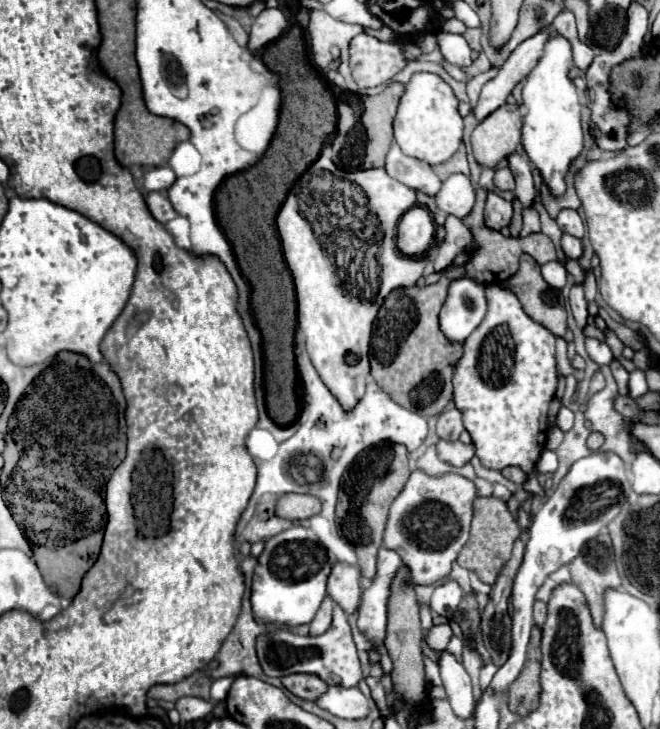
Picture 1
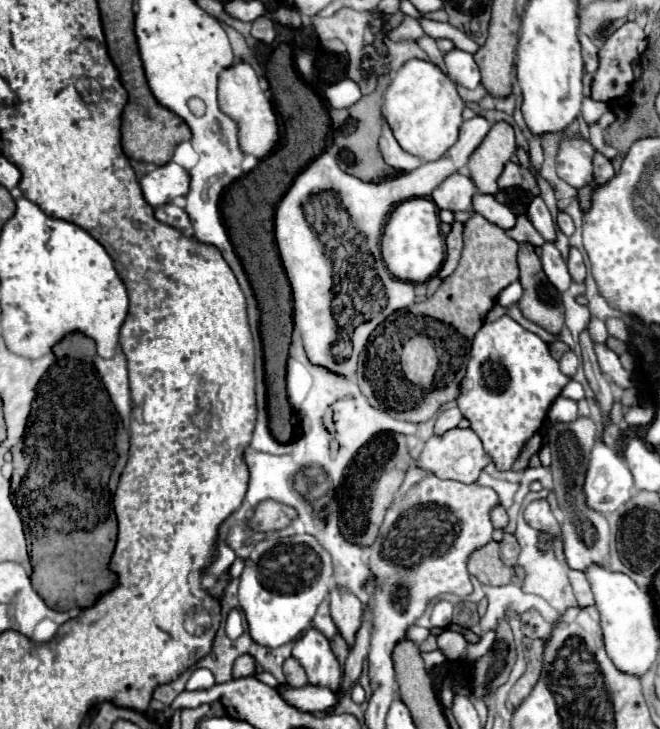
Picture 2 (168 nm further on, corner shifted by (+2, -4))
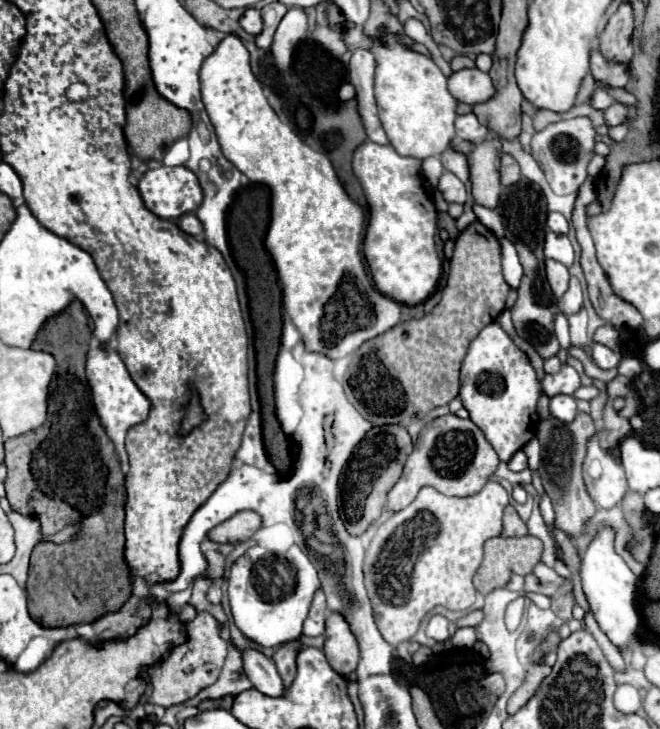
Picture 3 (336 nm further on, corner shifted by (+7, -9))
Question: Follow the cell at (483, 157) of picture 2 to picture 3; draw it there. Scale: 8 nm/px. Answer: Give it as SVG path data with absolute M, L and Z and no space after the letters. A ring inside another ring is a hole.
M488 139L484 145L476 145L468 155L472 165L472 197L478 205L496 209L502 185L500 185L500 139Z

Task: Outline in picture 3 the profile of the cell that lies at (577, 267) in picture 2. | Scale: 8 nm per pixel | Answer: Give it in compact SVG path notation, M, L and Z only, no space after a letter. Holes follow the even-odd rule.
M576 277L570 279L570 287L568 287L568 291L564 293L564 297L560 297L558 307L560 307L560 311L566 313L566 315L578 313L578 311L582 309L582 289L580 289L580 283L578 283Z

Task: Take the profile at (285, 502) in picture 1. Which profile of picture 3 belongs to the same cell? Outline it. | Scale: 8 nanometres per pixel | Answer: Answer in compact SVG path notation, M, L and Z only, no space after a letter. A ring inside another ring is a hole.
M240 511L228 521L216 525L214 529L208 531L208 539L216 543L236 543L236 541L246 541L250 535L254 535L260 529L262 521L256 513L252 511Z

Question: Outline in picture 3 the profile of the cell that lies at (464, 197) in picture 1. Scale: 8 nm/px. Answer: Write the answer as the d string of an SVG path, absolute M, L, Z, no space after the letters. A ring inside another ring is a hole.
M444 171L438 187L440 187L440 191L448 203L460 203L462 205L466 201L466 187L454 173Z

